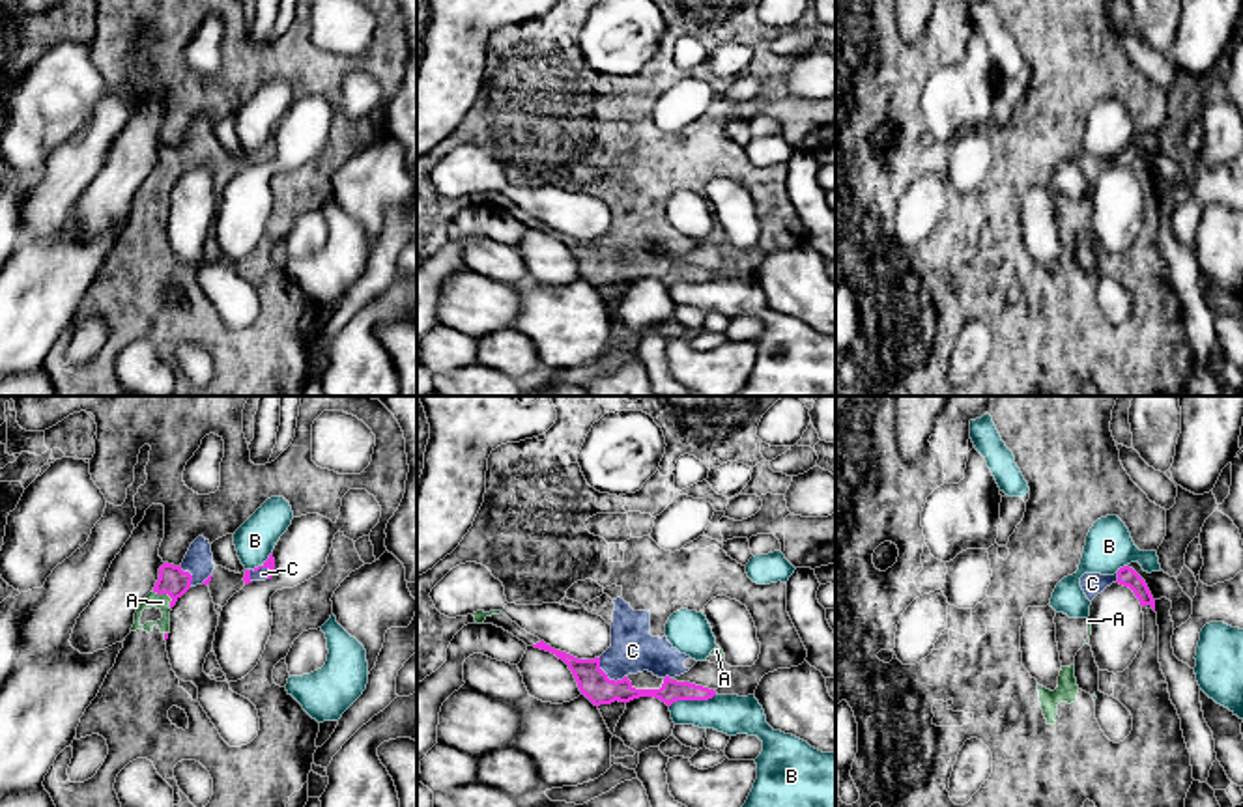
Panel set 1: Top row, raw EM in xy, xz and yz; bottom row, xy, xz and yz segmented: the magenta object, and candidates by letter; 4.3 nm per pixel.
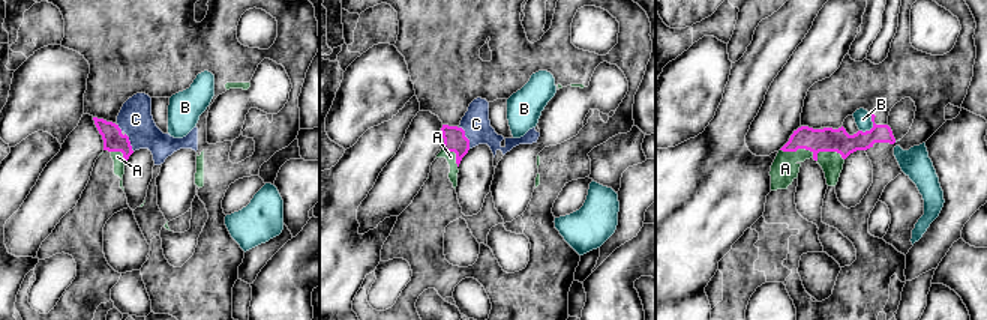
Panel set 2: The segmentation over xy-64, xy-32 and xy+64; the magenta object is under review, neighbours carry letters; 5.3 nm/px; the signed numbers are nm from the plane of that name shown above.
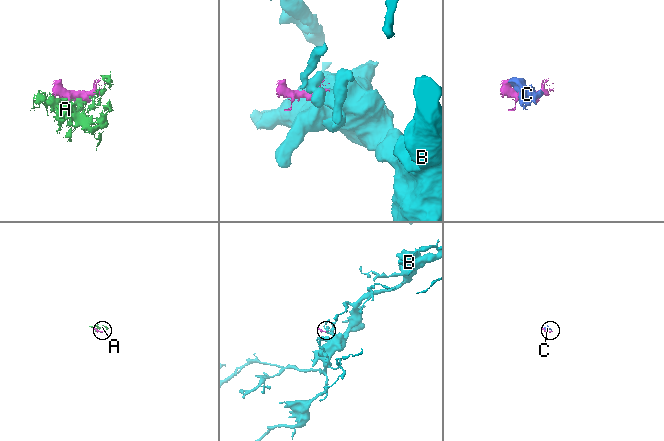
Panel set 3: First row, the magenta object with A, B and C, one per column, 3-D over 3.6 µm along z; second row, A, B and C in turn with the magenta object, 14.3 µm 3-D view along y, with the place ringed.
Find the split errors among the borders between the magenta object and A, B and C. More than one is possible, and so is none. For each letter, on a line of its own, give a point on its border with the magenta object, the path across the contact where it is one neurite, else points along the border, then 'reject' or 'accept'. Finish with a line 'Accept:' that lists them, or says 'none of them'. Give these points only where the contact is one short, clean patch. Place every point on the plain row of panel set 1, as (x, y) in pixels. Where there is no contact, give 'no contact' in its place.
A: xy (167, 174) | accept
B: xz (692, 281) | along xz (716, 275), (707, 281), (677, 281), (670, 288) | reject
C: xz (606, 258) | accept
Accept: A, C

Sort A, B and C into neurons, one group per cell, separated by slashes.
A C / B

